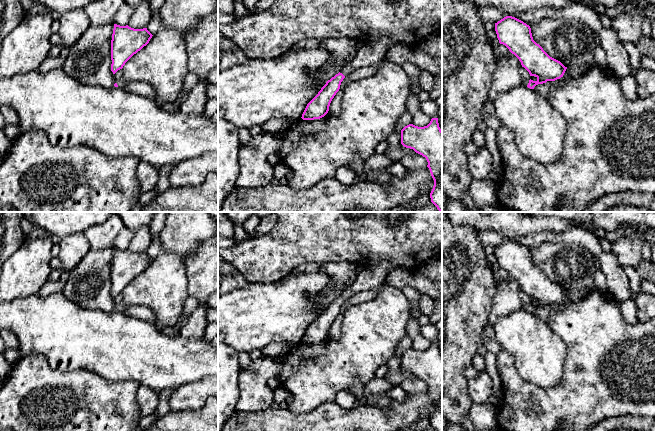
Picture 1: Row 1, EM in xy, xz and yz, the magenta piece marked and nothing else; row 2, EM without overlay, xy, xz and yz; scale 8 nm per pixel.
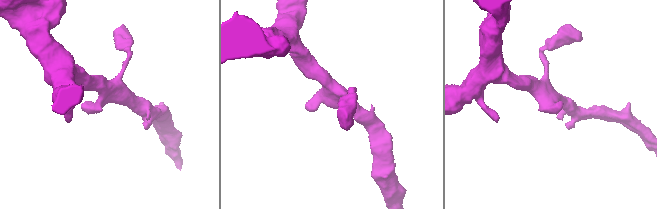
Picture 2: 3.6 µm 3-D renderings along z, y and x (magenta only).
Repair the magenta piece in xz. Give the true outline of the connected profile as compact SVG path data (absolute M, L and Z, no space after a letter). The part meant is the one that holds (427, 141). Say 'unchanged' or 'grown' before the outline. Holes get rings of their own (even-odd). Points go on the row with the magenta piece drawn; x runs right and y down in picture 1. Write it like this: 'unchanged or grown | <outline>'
unchanged | M432 118L424 127L405 126L401 130L401 144L426 158L434 180L431 202L442 212L442 130L438 118Z

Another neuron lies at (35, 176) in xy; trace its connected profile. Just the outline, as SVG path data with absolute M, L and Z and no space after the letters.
M32 129L19 135L0 163L0 209L12 206L19 212L130 212L141 195L136 157L109 157L80 144L54 146L42 130Z

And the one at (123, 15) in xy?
M124 4L122 5L115 15L114 23L120 26L126 26L129 23L129 20L134 12L134 7Z

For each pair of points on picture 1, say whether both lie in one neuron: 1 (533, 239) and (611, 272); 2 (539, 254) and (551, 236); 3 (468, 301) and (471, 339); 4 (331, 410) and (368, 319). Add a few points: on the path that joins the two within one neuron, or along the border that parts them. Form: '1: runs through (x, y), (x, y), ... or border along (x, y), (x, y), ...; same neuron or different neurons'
1: runs through (554, 237), (583, 237), (597, 251); same neuron
2: border along (570, 242), (542, 242), (529, 249); different neurons
3: runs through (468, 310), (468, 330); same neuron
4: border along (334, 401), (322, 403), (312, 410); different neurons

